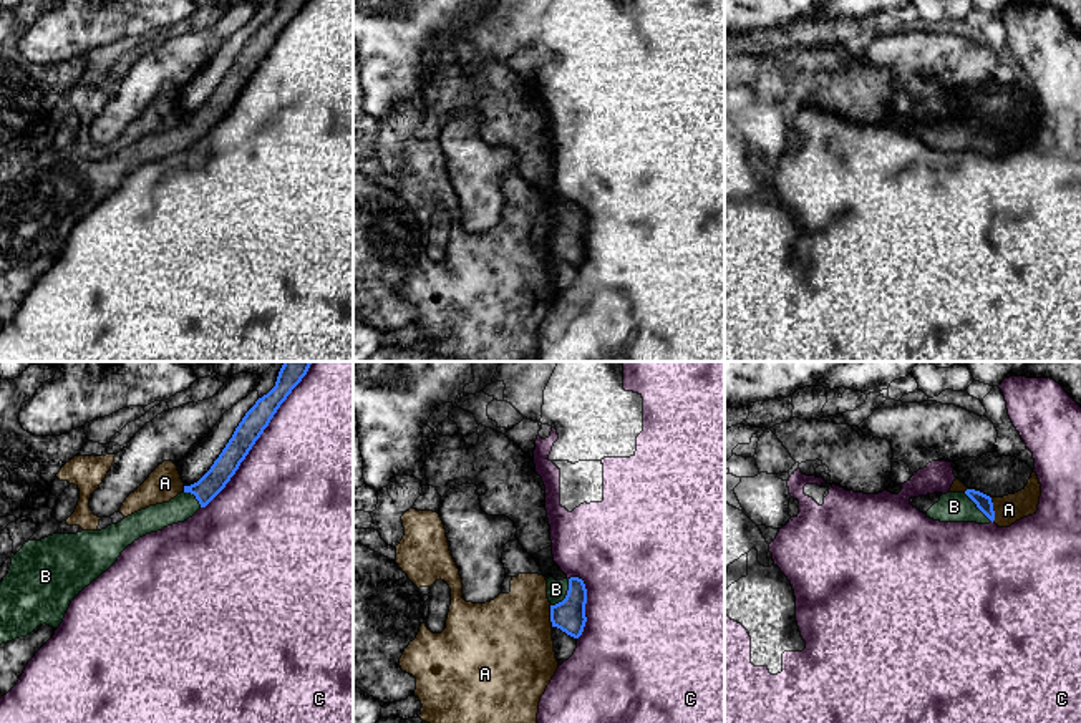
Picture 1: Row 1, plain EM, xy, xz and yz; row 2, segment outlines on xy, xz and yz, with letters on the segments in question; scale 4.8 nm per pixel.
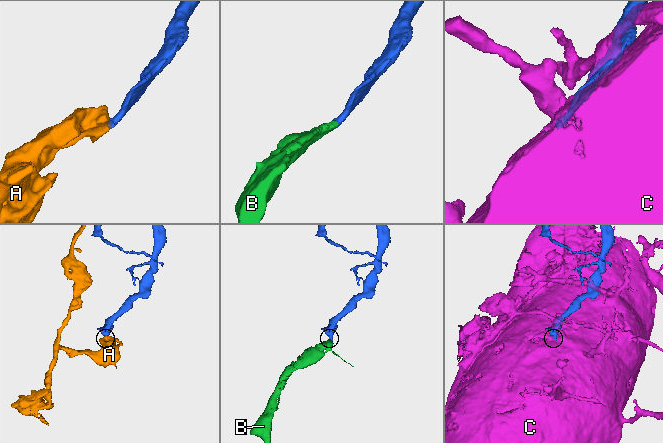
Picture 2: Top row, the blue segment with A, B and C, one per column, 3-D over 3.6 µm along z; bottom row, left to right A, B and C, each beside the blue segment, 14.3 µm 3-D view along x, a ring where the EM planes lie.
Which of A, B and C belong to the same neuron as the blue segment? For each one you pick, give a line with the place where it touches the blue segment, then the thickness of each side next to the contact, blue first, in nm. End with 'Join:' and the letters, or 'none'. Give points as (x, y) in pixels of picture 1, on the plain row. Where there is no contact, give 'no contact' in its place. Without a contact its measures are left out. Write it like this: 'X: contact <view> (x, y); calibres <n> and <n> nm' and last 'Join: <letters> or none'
B: contact xz (566, 224); calibres 160 and 100 nm
Join: B

